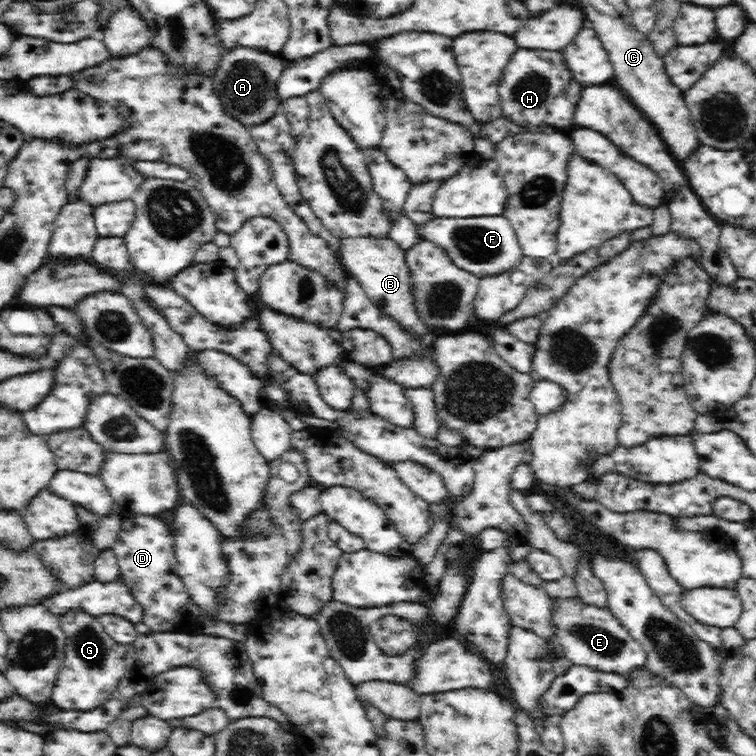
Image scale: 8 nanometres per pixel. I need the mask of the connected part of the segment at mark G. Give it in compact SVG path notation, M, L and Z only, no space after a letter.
M69 608L59 619L67 640L63 665L52 692L52 702L62 709L77 711L98 708L110 701L126 674L126 645L118 644L104 630L98 617L82 609Z

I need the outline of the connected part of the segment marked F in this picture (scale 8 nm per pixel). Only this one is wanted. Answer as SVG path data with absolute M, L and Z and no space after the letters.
M504 216L474 217L471 219L432 218L430 222L417 226L418 238L430 240L442 245L452 262L466 272L476 276L492 276L510 271L520 264L524 256L516 231L511 227L510 221Z

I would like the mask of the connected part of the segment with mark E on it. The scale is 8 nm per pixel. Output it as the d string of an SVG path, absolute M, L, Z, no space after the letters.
M577 596L571 599L556 599L552 624L558 627L558 634L548 643L549 652L558 658L567 658L572 665L590 665L600 671L621 675L646 667L648 653L608 608L584 604Z

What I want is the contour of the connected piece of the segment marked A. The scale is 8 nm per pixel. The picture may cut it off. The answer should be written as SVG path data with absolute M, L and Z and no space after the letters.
M234 48L234 50L224 52L217 62L216 72L211 78L214 92L222 103L225 114L246 127L264 124L274 118L278 112L283 113L283 102L278 97L278 81L283 76L287 64L282 58L276 58L273 53L254 50L254 48Z

